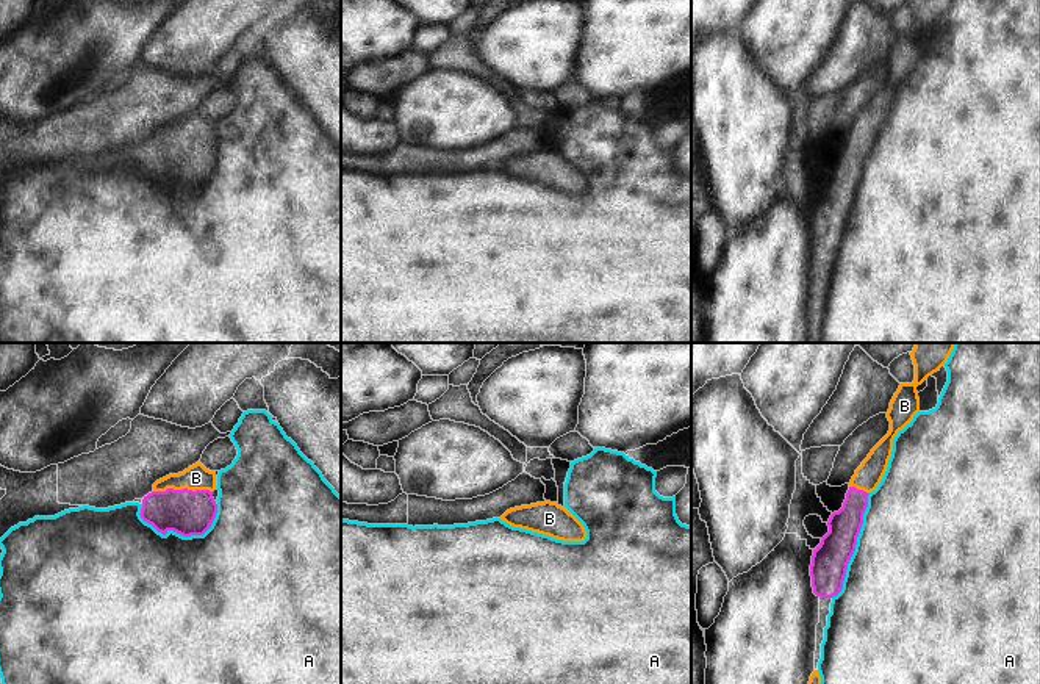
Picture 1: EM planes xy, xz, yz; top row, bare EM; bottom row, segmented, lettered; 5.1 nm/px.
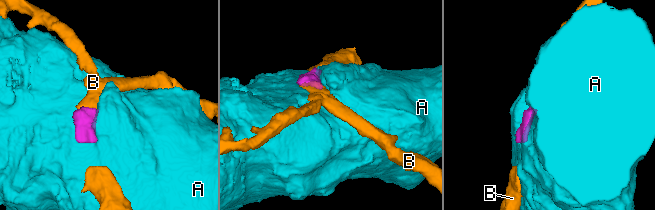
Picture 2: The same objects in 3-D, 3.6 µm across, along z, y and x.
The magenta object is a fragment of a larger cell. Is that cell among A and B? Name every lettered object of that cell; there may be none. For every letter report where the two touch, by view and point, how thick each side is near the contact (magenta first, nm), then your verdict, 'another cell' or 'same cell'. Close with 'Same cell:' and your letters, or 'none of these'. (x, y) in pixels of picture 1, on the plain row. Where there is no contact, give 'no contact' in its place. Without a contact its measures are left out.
A: contact xy (185, 185); calibres 240 and 500 nm; another cell
B: contact xy (183, 138); calibres 240 and 130 nm; same cell
Same cell: B

